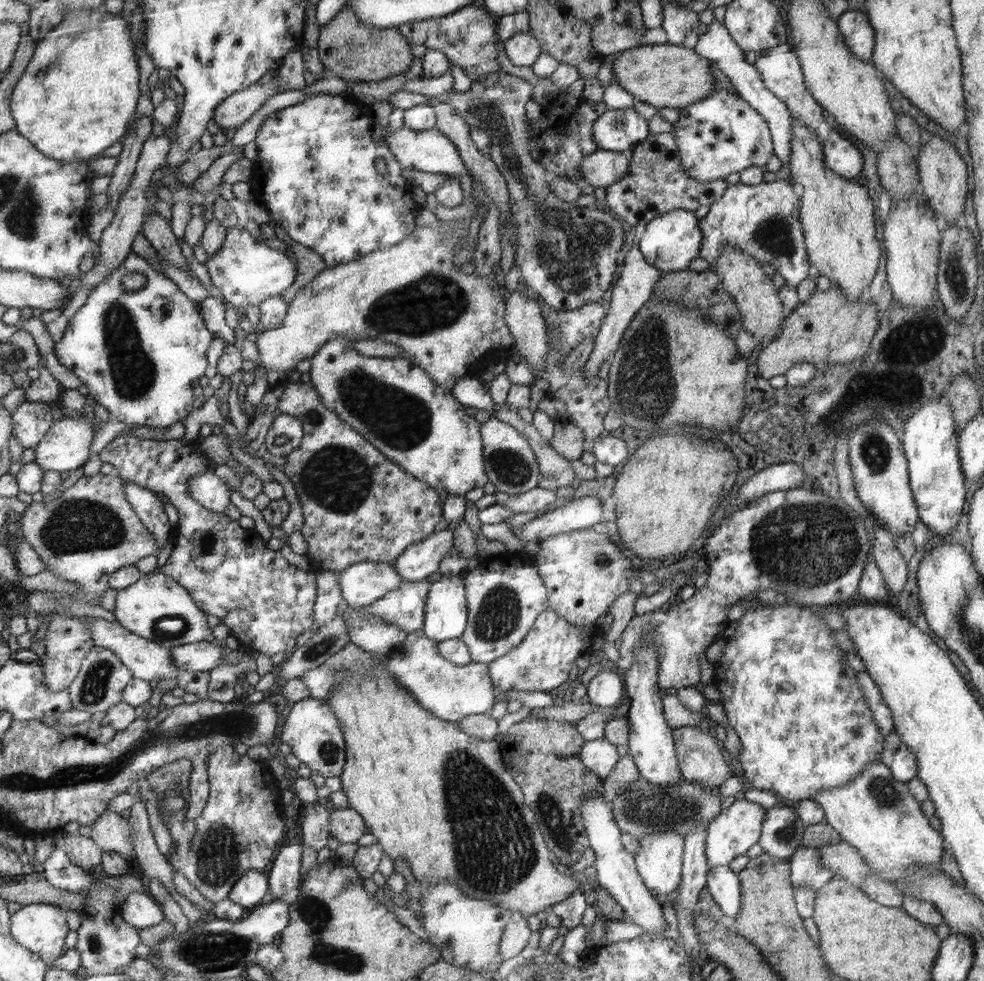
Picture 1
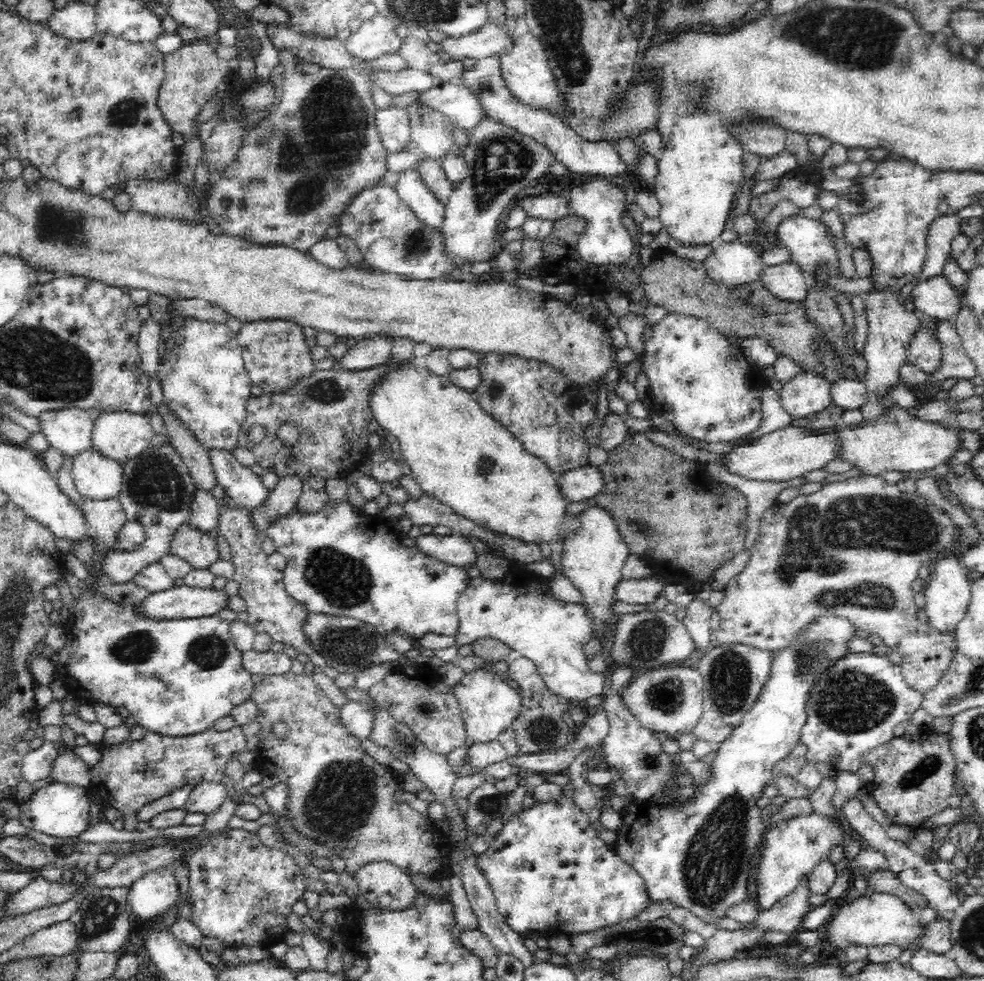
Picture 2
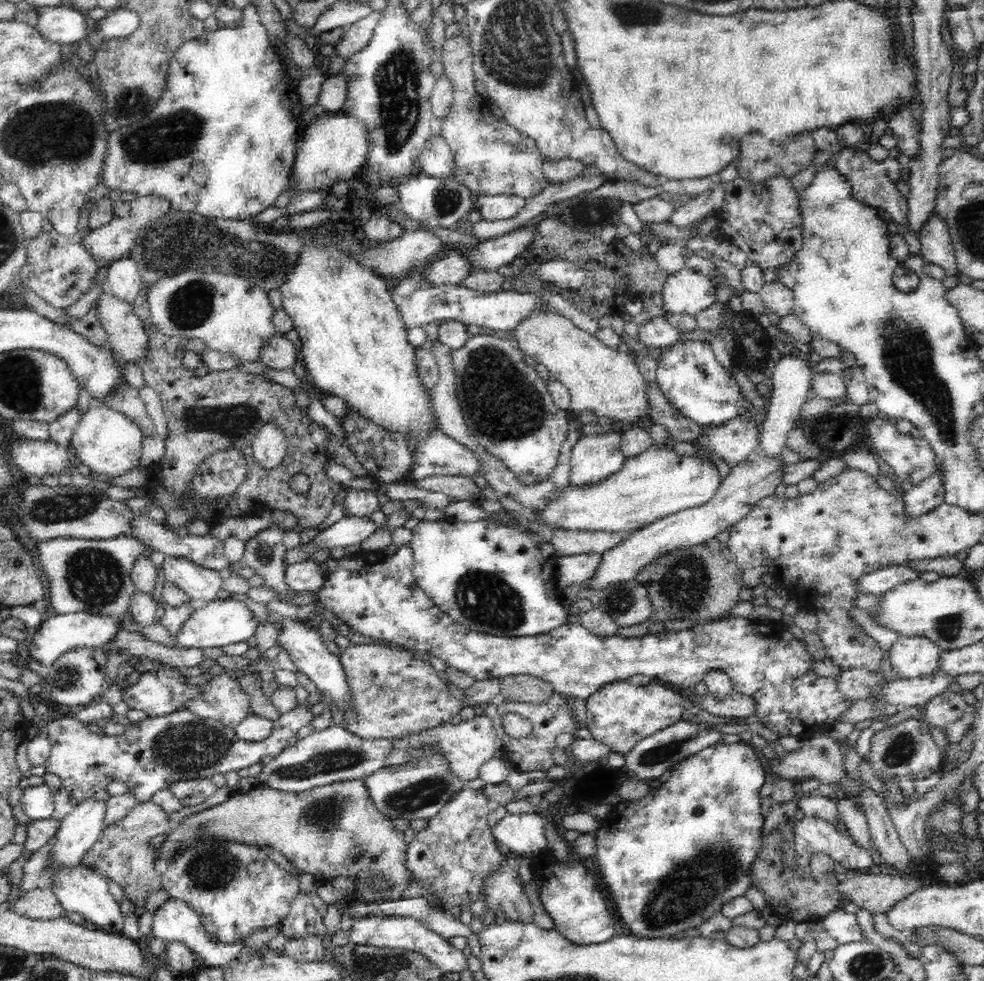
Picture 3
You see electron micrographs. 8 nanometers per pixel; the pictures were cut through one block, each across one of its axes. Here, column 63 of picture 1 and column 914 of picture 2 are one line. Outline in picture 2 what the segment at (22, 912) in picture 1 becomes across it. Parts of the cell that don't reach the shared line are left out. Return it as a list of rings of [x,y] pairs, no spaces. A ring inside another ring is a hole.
[[[874,893],[872,896],[860,896],[853,900],[844,900],[838,908],[838,912],[830,922],[821,926],[819,932],[823,943],[828,943],[834,950],[841,950],[846,945],[856,944],[864,946],[876,946],[891,944],[900,947],[901,950],[918,950],[925,932],[925,927],[920,923],[918,911],[904,904],[900,897]]]

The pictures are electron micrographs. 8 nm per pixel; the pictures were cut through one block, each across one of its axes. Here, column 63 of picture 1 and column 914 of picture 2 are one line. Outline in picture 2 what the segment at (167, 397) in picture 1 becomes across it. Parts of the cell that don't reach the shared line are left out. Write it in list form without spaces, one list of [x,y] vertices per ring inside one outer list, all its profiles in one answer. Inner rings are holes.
[[[939,322],[921,324],[908,344],[907,362],[911,362],[926,374],[933,373],[941,363],[942,349],[937,336]]]

